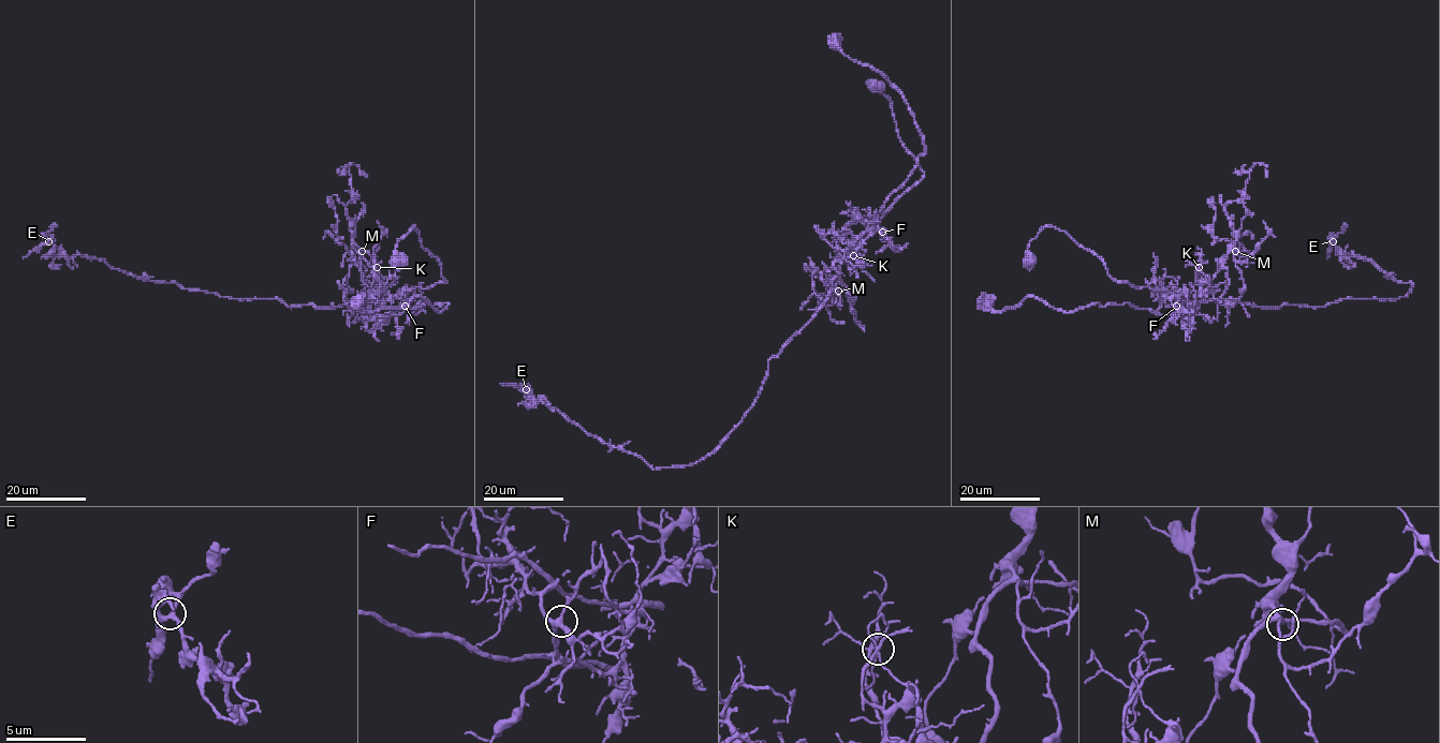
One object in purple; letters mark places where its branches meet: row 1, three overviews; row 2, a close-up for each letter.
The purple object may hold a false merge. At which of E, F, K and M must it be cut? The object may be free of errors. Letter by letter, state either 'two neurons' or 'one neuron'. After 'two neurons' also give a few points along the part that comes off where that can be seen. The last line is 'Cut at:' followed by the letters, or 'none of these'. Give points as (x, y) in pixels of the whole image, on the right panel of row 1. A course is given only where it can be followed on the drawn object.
E: one neuron
F: one neuron
K: two neurons; course (1199, 267), (1202, 301), (1324, 307), (1412, 290), (1333, 242), (1327, 258)
M: one neuron
Cut at: K

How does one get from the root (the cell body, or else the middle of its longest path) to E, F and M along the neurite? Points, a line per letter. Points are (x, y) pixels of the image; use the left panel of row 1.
E: (358, 303), (447, 305), (371, 316), (364, 300), (234, 299), (59, 256), (48, 241)
F: (358, 303), (365, 311), (401, 308), (422, 296), (440, 313), (447, 305), (425, 303), (392, 313), (405, 306)
M: (358, 303), (365, 311), (401, 308), (422, 296), (440, 313), (447, 305), (371, 316), (361, 300), (362, 251)

